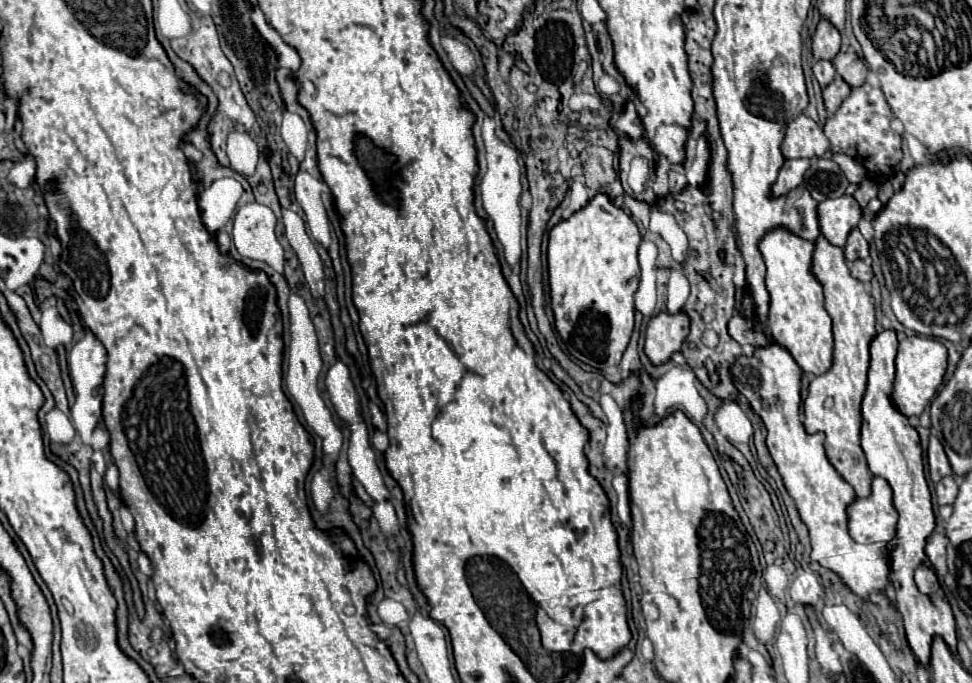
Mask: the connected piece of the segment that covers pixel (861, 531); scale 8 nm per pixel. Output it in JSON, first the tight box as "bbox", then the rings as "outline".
{"bbox":[848,479,898,543],"outline":[[[872,479],[872,495],[856,499],[848,507],[850,535],[856,543],[892,541],[898,525],[898,511],[892,503],[892,489],[886,479]]]}

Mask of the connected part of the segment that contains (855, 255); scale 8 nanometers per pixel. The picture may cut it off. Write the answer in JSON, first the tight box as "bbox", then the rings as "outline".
{"bbox":[844,227,868,261],"outline":[[[858,227],[852,229],[852,233],[848,235],[848,241],[844,245],[844,255],[850,261],[854,261],[854,259],[866,259],[868,257],[868,241],[862,237]]]}

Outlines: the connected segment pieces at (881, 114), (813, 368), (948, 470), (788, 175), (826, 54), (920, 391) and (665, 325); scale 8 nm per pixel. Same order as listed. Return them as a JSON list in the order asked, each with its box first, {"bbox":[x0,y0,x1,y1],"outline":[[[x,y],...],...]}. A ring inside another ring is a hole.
[{"bbox":[824,81,902,183],"outline":[[[866,81],[864,85],[852,89],[852,93],[842,101],[834,115],[828,115],[824,133],[832,145],[830,151],[850,155],[868,171],[868,179],[872,179],[874,183],[884,183],[888,177],[894,175],[902,161],[902,135],[892,129],[890,121],[892,111],[882,91]]]},{"bbox":[760,229,832,375],"outline":[[[774,229],[760,241],[760,253],[766,263],[766,289],[770,293],[768,325],[772,337],[798,363],[800,369],[822,375],[832,365],[832,319],[824,309],[822,285],[812,275],[814,243],[792,235],[786,229]]]},{"bbox":[928,435,952,483],"outline":[[[930,435],[930,445],[928,445],[928,469],[930,469],[930,479],[934,483],[938,483],[946,475],[952,475],[952,467],[948,463],[944,447],[934,435]]]},{"bbox":[772,159,810,197],"outline":[[[786,159],[786,163],[782,165],[778,179],[772,187],[772,193],[778,197],[778,195],[784,195],[784,193],[792,191],[794,187],[798,187],[802,183],[802,177],[808,167],[810,167],[810,159]]]},{"bbox":[812,19,840,59],"outline":[[[820,19],[816,33],[812,37],[812,51],[814,51],[814,59],[834,59],[840,51],[840,33],[838,29],[828,23],[828,19]]]},{"bbox":[892,337,948,417],"outline":[[[906,337],[904,341],[900,341],[898,355],[896,355],[896,379],[894,379],[892,401],[902,415],[920,417],[920,413],[934,397],[936,389],[942,385],[946,373],[946,357],[948,357],[946,347],[938,339]]]},{"bbox":[644,313,688,365],"outline":[[[658,313],[646,325],[644,353],[654,365],[666,363],[676,351],[680,351],[688,331],[688,317],[684,313]]]}]

